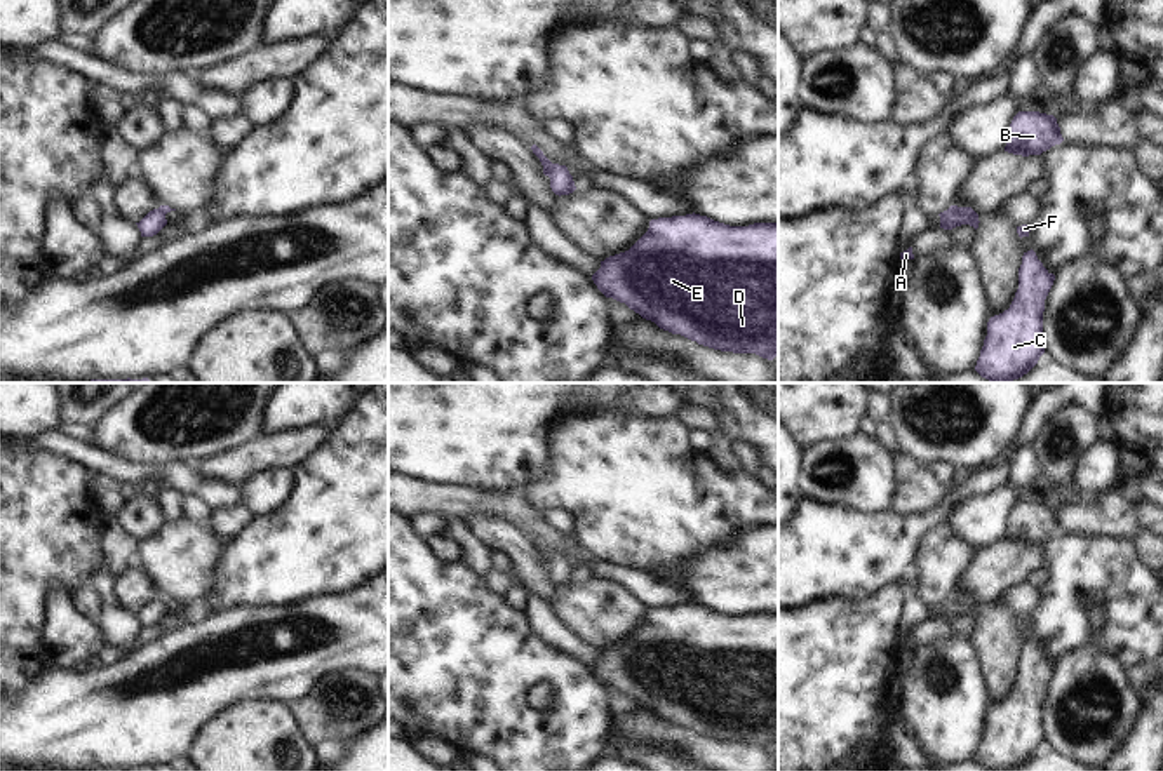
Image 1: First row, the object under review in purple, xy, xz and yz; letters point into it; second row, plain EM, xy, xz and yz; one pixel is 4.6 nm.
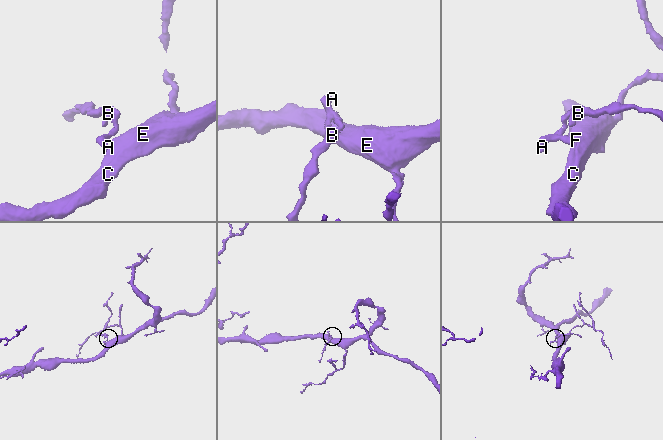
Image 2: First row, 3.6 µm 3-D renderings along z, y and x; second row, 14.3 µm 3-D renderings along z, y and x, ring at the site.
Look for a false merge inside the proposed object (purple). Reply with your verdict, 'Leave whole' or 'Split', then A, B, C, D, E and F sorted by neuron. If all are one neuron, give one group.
Split. Groups: A C D E F / B.

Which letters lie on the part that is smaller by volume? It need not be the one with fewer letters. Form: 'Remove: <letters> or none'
Remove: B.

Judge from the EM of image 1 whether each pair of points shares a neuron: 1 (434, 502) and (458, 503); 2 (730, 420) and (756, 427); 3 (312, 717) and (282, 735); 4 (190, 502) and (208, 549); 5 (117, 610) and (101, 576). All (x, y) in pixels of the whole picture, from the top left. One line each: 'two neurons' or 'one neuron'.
1: one neuron
2: one neuron
3: two neurons
4: two neurons
5: one neuron

